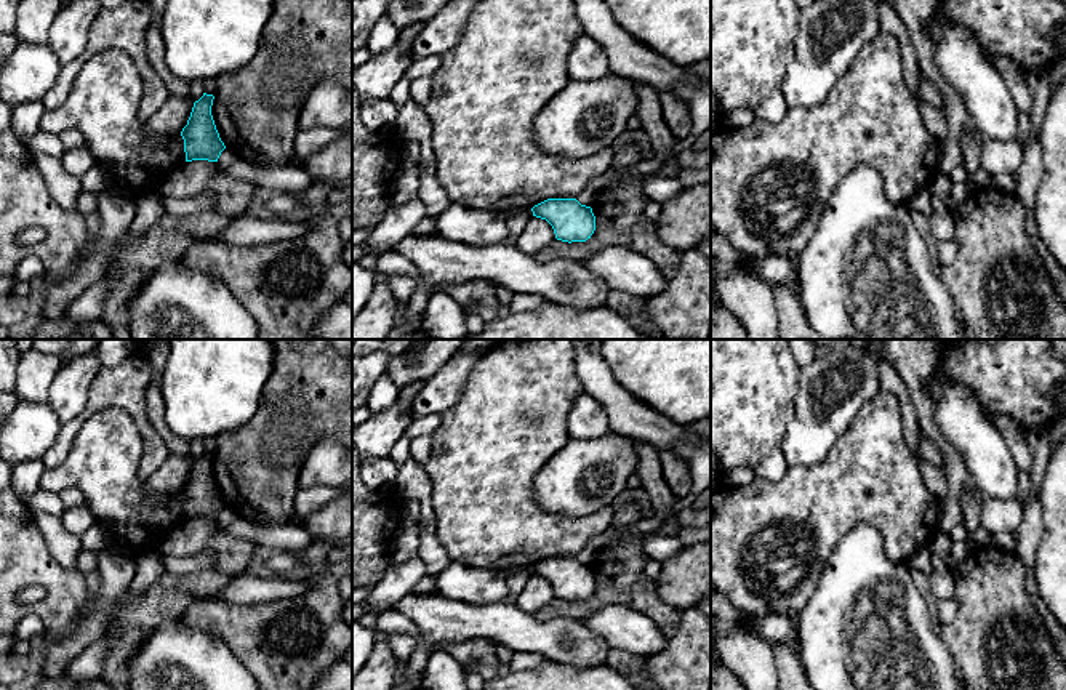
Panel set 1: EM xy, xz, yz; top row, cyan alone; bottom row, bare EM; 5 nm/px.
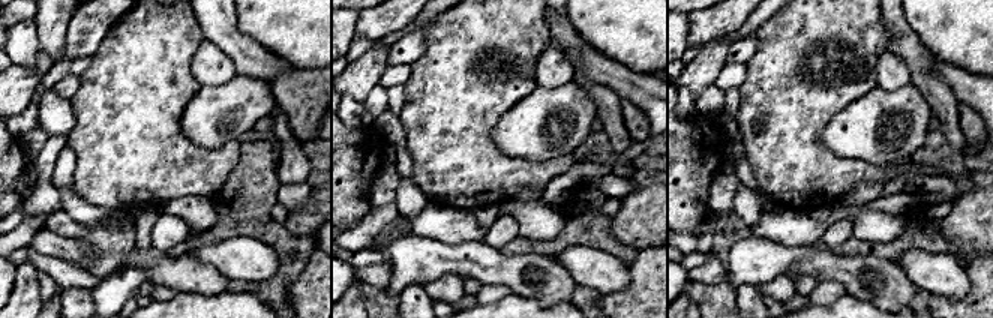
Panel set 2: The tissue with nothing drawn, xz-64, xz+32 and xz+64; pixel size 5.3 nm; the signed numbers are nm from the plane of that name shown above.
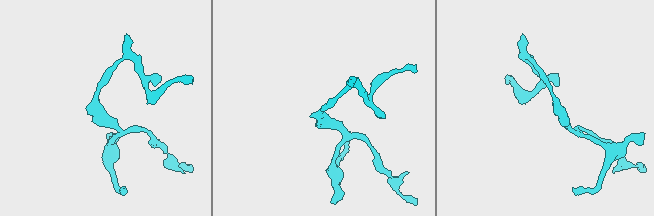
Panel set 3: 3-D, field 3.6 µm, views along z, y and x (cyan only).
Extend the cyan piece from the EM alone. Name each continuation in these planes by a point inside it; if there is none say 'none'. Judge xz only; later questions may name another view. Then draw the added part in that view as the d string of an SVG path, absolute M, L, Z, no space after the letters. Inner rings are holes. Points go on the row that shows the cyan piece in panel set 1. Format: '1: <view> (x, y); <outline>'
none

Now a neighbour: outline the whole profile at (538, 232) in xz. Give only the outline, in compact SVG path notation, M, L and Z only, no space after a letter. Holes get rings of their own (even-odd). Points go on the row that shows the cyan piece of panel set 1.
M533 216L517 237L515 247L527 255L536 255L554 240L555 234L552 226L546 219Z

